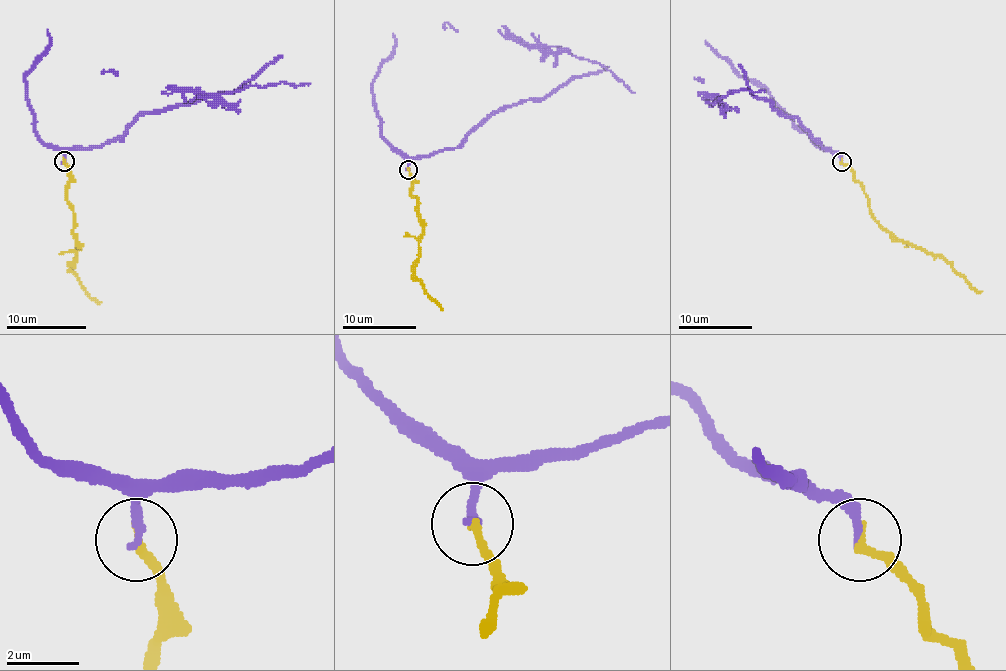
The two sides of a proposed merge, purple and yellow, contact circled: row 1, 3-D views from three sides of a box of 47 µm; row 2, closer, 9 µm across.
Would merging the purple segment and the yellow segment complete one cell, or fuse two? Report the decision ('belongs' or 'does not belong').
belongs

